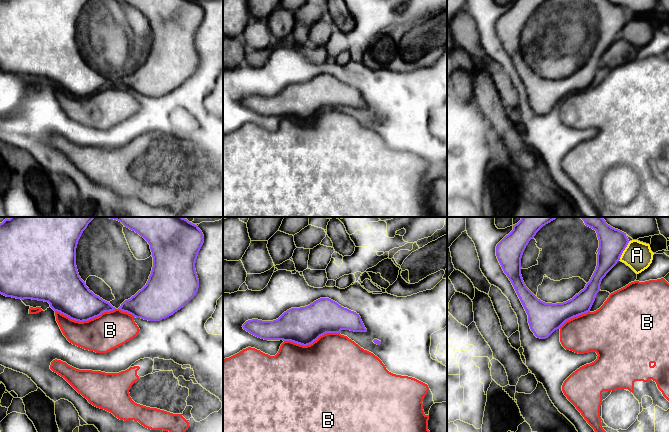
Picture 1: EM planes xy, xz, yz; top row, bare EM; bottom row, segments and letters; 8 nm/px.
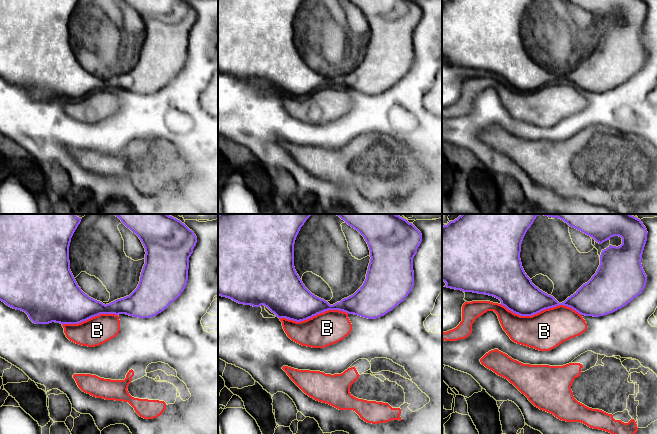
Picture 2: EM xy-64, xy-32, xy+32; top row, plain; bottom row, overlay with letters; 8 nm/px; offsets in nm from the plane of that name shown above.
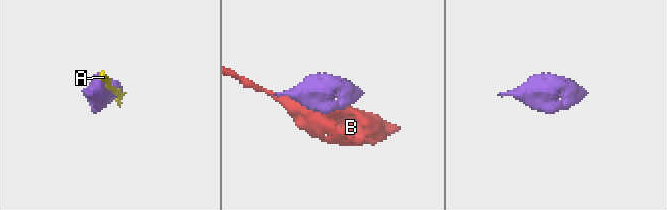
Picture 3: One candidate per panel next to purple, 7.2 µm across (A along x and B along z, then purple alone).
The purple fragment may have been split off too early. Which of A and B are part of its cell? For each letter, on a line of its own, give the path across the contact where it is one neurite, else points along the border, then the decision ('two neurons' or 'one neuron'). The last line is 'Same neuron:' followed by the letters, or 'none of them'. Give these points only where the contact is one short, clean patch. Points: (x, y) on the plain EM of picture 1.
A: two neurons
B: two neurons
Same neuron: none of them

